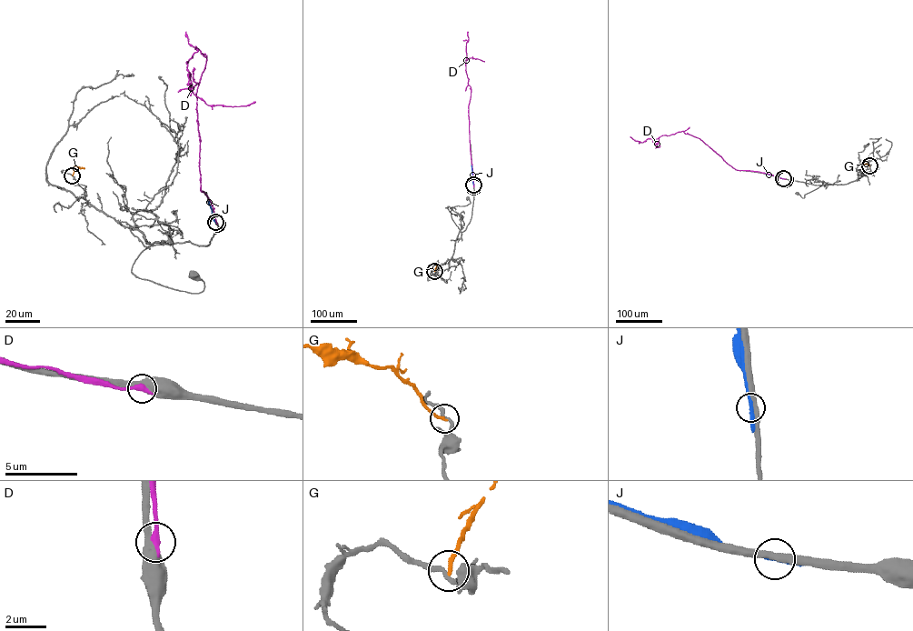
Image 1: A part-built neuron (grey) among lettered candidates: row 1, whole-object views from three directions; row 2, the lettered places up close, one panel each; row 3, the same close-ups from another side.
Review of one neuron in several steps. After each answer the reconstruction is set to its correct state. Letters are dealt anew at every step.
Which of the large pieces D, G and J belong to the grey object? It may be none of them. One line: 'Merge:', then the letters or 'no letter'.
Merge: no letter

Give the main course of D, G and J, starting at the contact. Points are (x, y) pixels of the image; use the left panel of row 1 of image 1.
D: (217, 223), (200, 189), (196, 95), (206, 56), (195, 46), (186, 62), (189, 89), (197, 83), (193, 67)
G: (73, 175), (78, 167), (84, 168)
J: (215, 222), (208, 201)

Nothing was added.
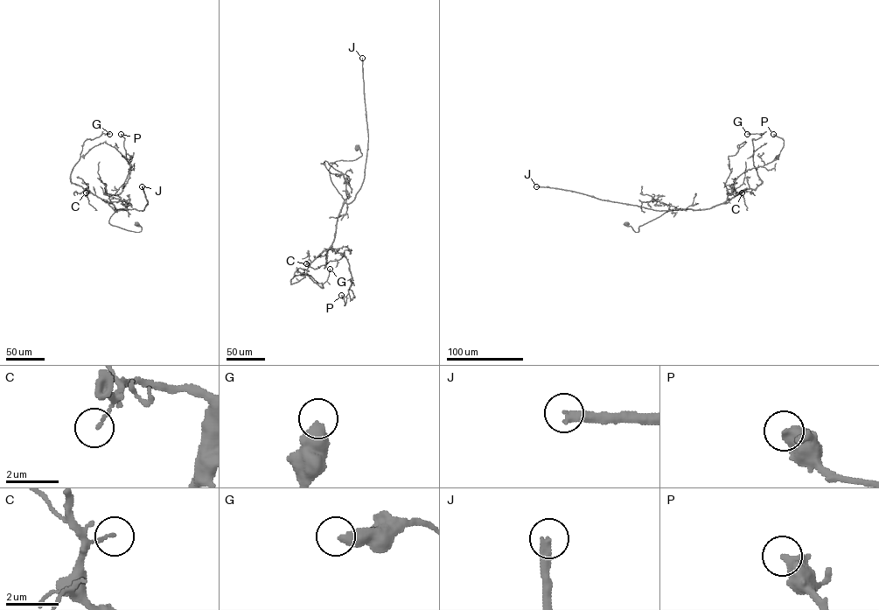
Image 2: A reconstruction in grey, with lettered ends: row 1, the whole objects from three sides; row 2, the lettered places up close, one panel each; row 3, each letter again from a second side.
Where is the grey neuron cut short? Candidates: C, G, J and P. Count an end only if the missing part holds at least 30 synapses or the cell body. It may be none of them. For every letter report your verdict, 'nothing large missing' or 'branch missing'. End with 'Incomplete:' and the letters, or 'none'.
C: nothing large missing
G: nothing large missing
J: branch missing
P: nothing large missing
Incomplete: J

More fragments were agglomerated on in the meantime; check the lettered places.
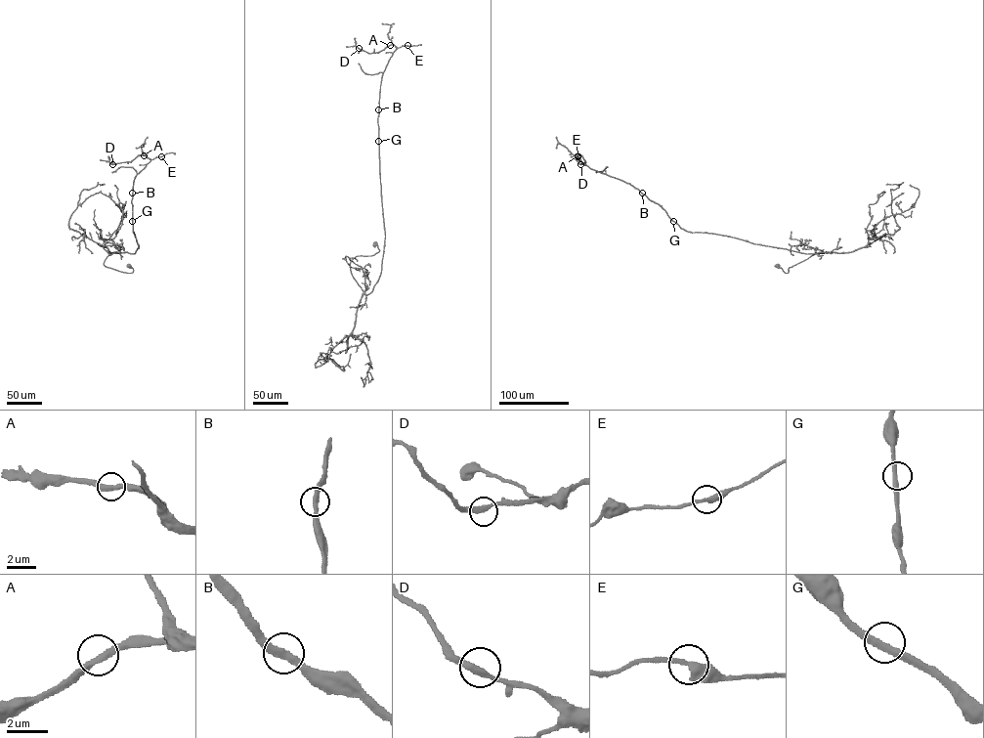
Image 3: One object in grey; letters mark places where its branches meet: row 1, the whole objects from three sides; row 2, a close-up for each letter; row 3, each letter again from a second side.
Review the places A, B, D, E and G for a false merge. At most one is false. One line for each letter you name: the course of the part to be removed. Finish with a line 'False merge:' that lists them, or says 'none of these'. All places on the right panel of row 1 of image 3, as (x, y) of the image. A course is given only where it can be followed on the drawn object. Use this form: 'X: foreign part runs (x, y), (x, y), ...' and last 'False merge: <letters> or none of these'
False merge: none of these

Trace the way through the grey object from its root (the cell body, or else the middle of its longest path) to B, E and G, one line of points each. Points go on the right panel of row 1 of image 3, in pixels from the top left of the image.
B: (777, 265), (788, 273), (789, 267), (814, 254), (827, 253), (802, 253), (725, 236), (687, 231), (642, 193)
E: (777, 265), (788, 273), (814, 254), (827, 253), (686, 231), (637, 189), (591, 169), (577, 156)
G: (777, 265), (788, 273), (789, 267), (814, 254), (827, 253), (802, 253), (725, 236), (690, 232), (673, 221)

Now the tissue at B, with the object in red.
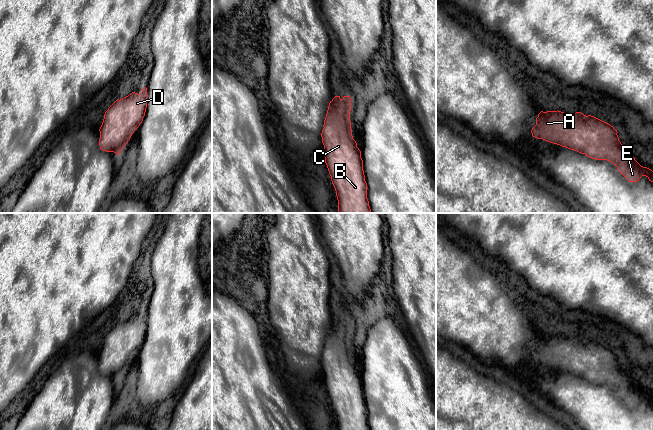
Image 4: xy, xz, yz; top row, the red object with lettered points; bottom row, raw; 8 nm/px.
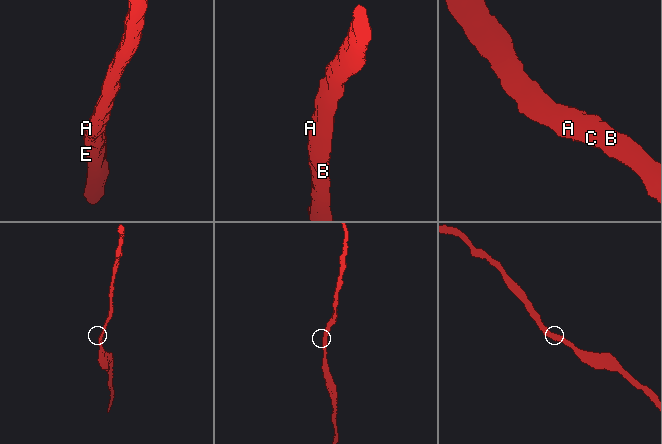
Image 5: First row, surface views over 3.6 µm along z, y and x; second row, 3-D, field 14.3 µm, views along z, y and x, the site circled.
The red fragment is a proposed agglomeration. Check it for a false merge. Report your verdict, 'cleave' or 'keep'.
keep

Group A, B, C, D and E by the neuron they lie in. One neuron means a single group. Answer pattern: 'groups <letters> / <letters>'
groups A B C D E

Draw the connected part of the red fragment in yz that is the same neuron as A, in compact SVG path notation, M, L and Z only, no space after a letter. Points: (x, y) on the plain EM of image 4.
M541 335L532 360L577 375L595 384L612 386L629 406L646 400L653 406L653 395L641 390L631 375L621 368L610 348L581 336Z

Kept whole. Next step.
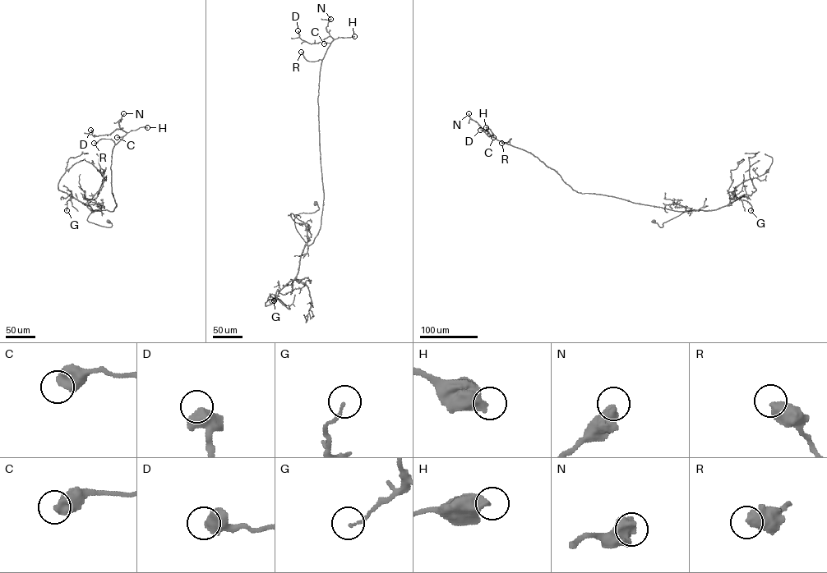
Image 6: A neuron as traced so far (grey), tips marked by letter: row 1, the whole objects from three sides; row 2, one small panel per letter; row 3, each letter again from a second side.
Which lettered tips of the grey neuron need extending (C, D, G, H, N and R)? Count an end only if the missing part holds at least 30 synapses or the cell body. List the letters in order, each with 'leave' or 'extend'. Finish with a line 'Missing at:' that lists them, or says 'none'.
C: leave
D: leave
G: leave
H: leave
N: leave
R: leave
Missing at: none

